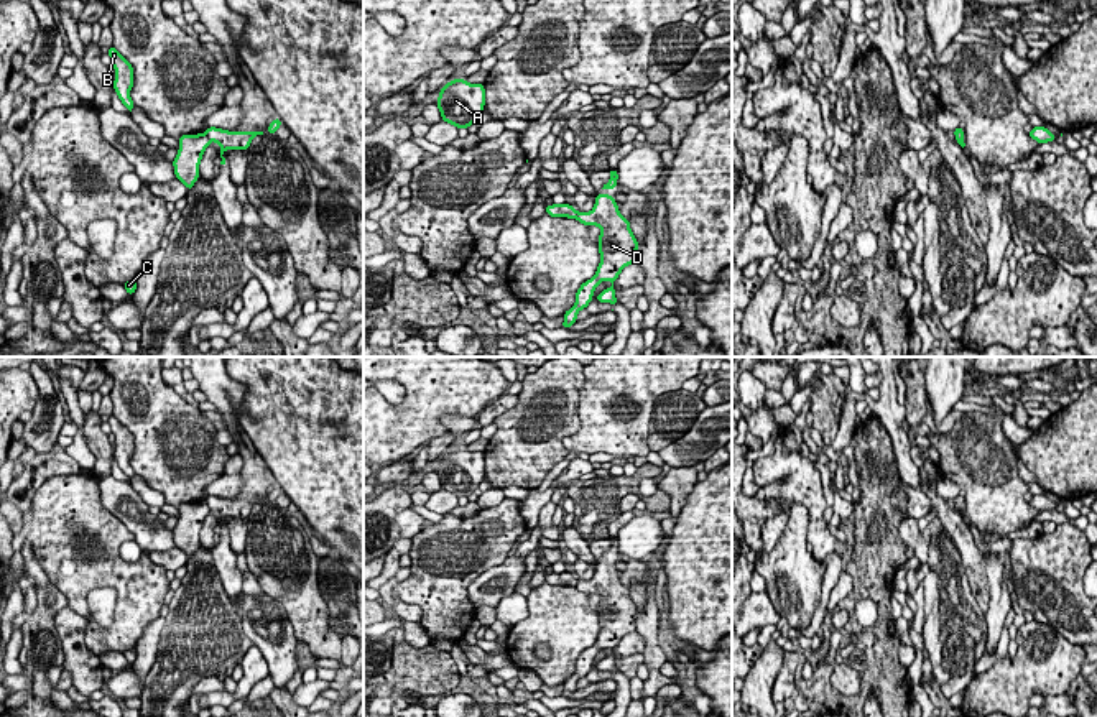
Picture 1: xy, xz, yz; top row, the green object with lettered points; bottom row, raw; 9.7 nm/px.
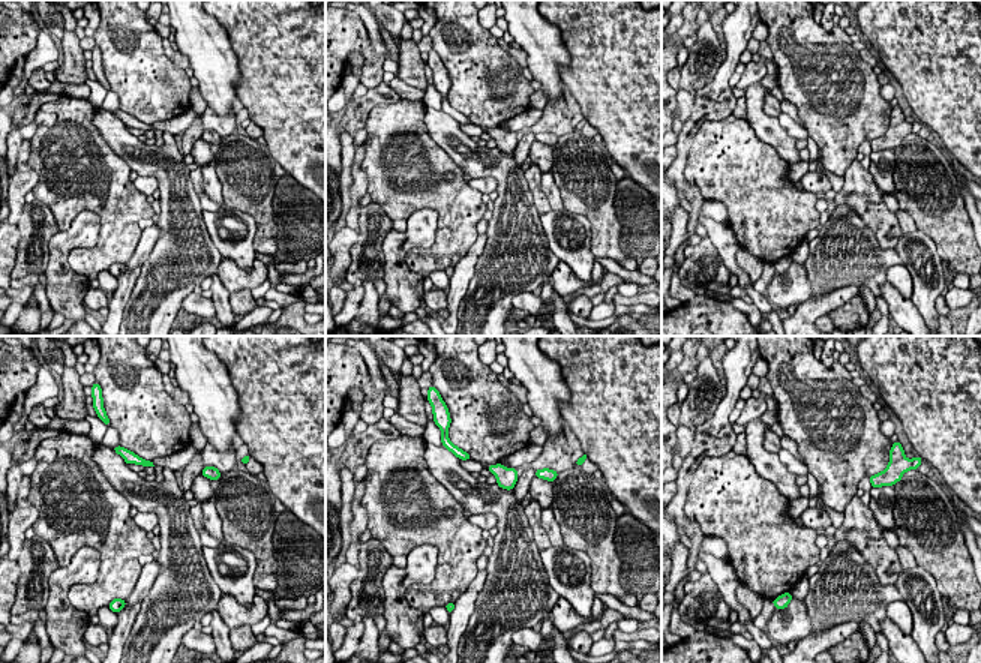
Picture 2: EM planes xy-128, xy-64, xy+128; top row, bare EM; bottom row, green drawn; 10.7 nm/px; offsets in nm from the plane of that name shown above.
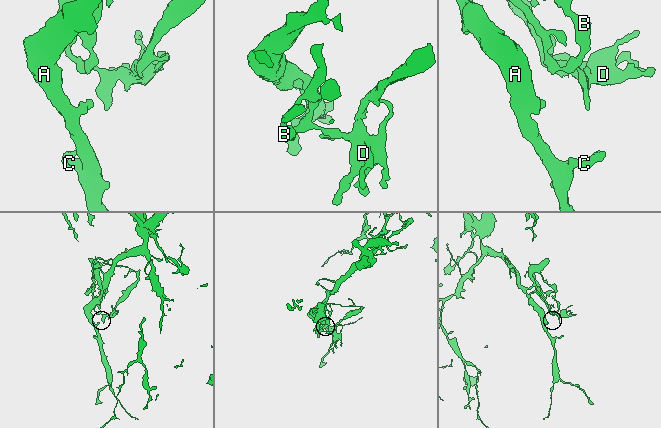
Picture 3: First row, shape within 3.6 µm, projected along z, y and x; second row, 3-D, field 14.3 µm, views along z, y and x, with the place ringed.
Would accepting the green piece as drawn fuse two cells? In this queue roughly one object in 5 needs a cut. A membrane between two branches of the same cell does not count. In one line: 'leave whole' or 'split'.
split

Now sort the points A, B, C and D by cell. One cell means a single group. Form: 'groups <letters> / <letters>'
groups A B C / D

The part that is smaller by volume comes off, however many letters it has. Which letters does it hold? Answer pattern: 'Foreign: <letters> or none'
Foreign: D

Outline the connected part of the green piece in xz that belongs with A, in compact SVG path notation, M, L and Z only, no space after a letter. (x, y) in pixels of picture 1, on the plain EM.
M454 447L439 459L436 474L442 490L451 492L456 497L467 497L480 488L484 480L484 452L470 452L465 447Z

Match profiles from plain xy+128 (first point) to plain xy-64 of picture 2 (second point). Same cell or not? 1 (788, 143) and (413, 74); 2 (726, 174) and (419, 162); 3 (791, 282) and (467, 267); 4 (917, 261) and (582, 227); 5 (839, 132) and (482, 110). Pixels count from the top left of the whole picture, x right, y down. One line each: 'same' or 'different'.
1: different
2: same
3: different
4: same
5: same

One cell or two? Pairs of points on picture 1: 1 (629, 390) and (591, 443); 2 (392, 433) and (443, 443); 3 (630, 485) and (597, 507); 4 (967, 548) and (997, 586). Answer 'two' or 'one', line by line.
1: one
2: two
3: one
4: two

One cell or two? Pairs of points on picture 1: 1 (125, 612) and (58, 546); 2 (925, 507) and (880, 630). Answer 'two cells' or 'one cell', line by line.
1: one cell
2: two cells

